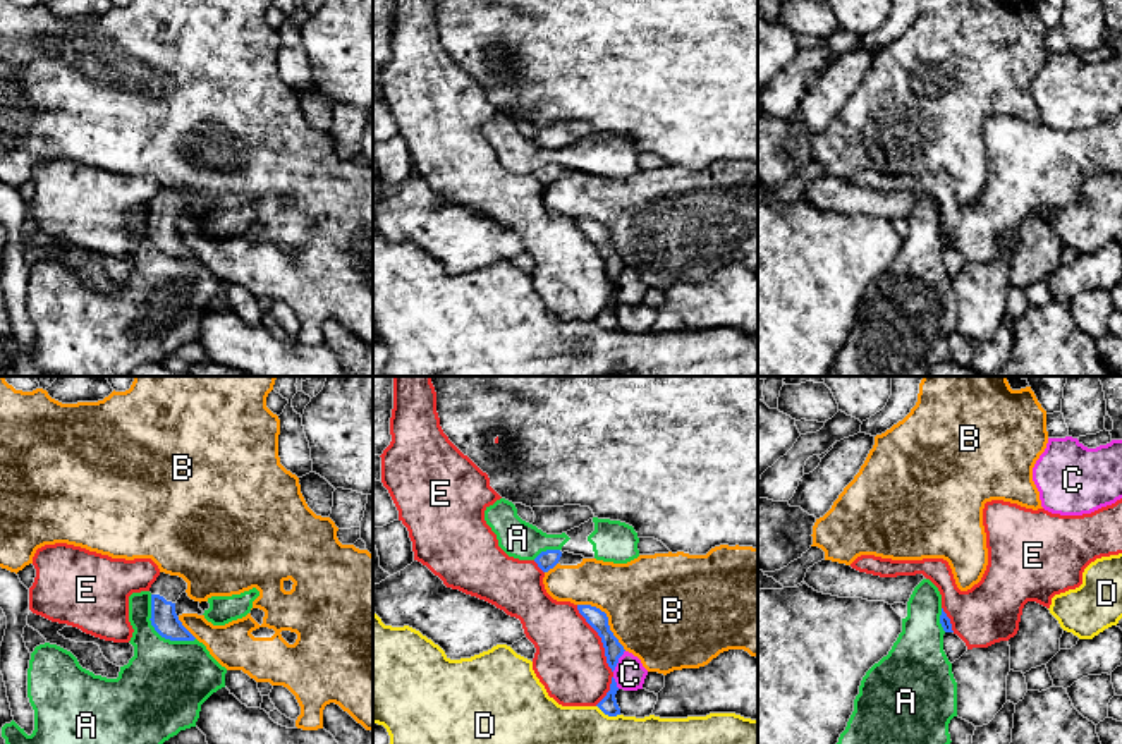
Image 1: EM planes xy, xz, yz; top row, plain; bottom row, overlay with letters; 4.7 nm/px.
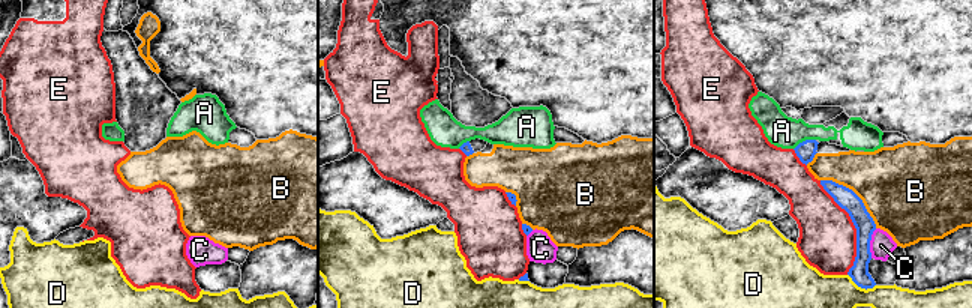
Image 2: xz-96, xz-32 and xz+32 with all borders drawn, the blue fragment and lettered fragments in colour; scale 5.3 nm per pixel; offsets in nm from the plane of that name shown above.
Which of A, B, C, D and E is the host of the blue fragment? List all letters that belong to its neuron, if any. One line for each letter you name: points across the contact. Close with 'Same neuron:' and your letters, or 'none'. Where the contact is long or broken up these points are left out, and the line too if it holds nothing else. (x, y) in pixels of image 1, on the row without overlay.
Same neuron: none

